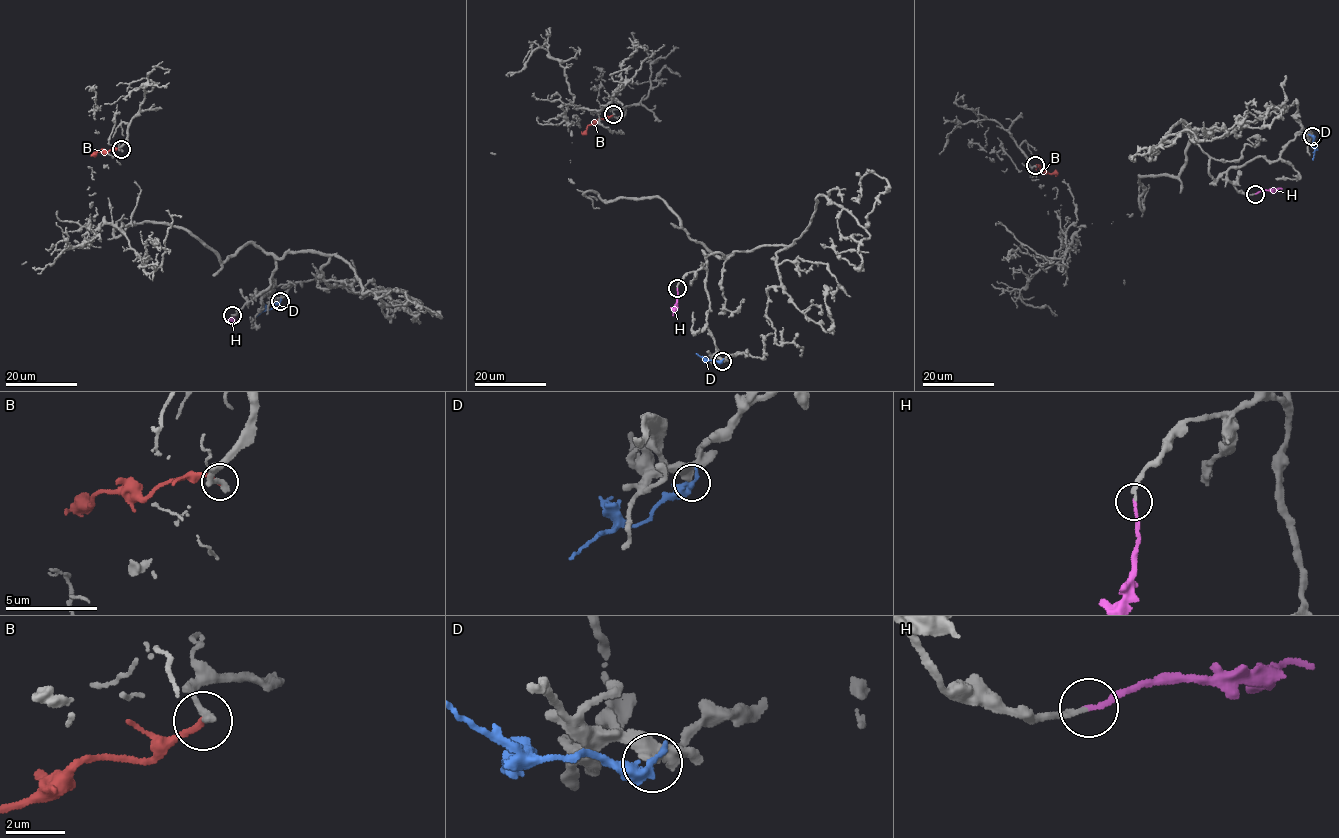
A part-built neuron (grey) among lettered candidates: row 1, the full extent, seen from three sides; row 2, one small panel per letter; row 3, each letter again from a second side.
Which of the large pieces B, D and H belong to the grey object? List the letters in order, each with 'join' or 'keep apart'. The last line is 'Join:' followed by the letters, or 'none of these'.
B: keep apart
D: keep apart
H: join
Join: H

